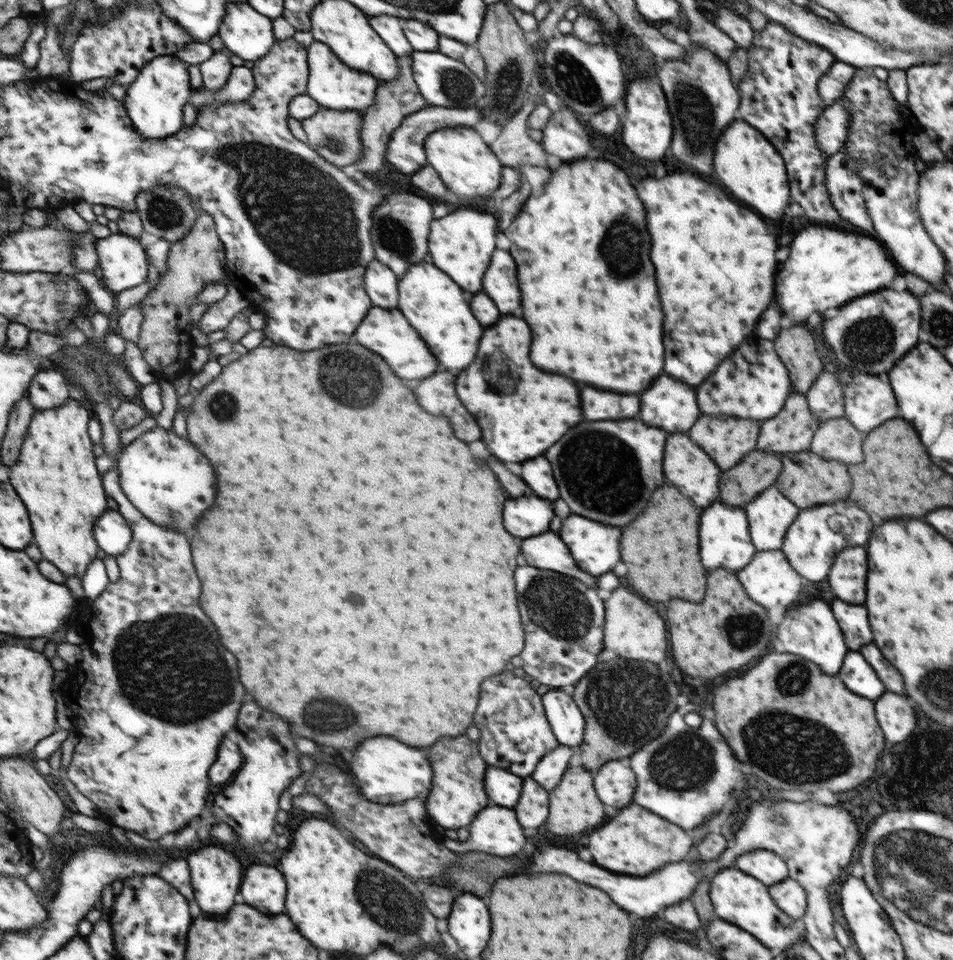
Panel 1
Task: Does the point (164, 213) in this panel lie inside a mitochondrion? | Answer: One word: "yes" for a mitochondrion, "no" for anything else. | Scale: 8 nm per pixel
yes

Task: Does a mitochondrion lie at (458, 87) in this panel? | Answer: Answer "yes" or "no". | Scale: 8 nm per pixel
yes

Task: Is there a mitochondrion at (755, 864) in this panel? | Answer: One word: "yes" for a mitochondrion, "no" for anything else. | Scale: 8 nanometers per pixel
no

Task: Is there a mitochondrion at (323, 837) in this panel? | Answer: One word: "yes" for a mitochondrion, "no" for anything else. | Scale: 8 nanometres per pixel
no

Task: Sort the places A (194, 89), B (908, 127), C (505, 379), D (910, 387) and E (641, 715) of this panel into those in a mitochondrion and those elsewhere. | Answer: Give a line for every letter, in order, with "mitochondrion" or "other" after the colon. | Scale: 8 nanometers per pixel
A: other
B: other
C: mitochondrion
D: other
E: mitochondrion

